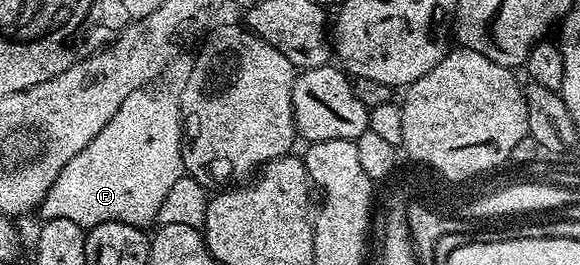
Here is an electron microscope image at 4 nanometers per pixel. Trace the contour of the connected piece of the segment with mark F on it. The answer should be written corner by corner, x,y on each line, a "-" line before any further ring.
176,85
165,86
154,94
149,90
152,89
131,92
103,132
79,156
67,160
41,202
42,219
72,220
86,228
104,222
126,222
145,228
156,219
167,192
183,175
181,92

